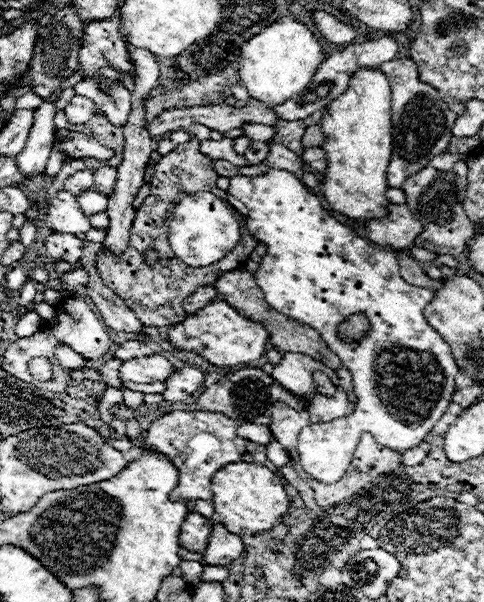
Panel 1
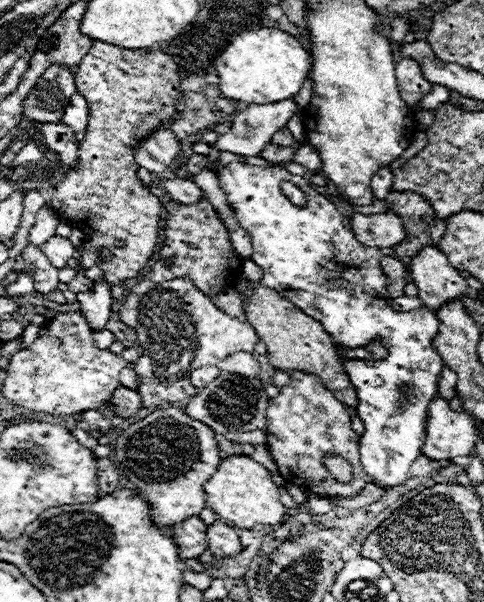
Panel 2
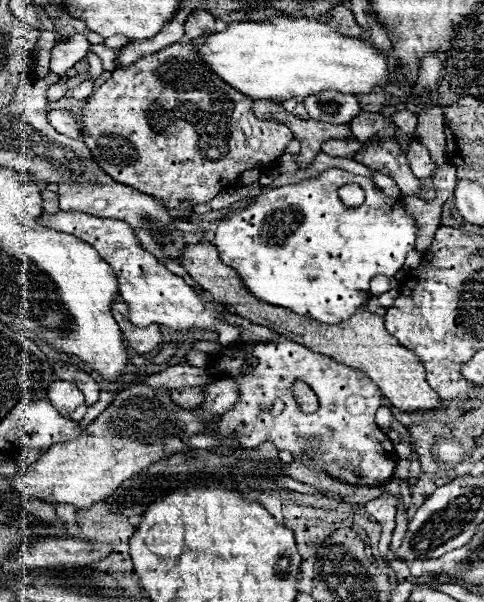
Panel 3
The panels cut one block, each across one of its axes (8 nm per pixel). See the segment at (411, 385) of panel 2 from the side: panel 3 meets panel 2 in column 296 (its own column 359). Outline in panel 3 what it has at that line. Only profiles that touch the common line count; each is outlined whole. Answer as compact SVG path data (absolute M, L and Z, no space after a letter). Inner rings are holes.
M330 168L326 170L324 174L320 174L318 178L308 178L308 180L302 180L298 184L290 184L290 186L280 186L280 188L272 188L264 194L260 194L258 198L255 198L246 207L233 210L230 212L230 218L224 218L220 224L218 224L218 230L216 230L216 238L214 238L214 244L218 248L218 254L222 258L222 262L230 268L234 268L238 274L240 274L240 280L244 282L246 290L252 292L256 298L260 298L262 302L268 302L272 306L284 306L284 308L290 308L292 312L300 314L300 316L306 316L306 318L312 318L312 320L318 320L318 322L324 322L324 324L336 324L336 322L342 322L342 320L348 320L352 318L352 314L366 302L369 298L370 280L372 276L380 274L380 272L398 272L404 264L404 258L410 250L414 250L414 242L416 242L416 226L414 226L414 220L410 218L410 214L404 210L402 206L402 200L400 198L386 198L384 192L376 190L374 188L374 182L366 176L354 176L346 170L340 170L340 168ZM344 184L358 184L364 194L366 194L366 200L362 206L358 208L346 208L340 198L338 198L338 188L344 186Z

